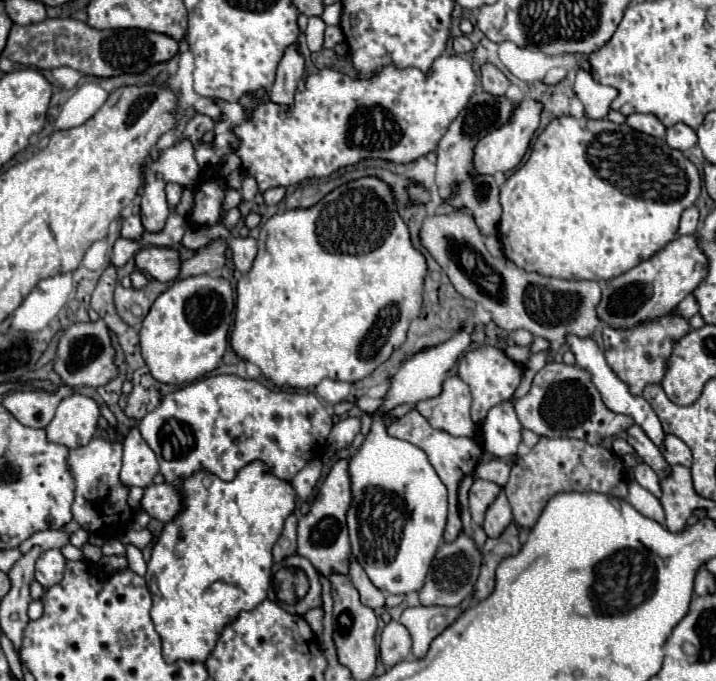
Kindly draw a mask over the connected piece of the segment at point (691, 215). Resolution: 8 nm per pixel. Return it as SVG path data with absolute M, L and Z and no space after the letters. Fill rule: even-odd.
M696 206L686 208L684 214L682 214L682 220L680 220L680 230L678 230L678 234L682 234L682 236L696 234L696 230L698 230L698 218L700 218L700 212L698 212Z

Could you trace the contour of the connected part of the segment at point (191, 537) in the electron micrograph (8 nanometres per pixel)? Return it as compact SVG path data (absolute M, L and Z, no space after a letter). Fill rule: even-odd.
M252 462L248 464L246 468L242 468L238 472L238 476L232 480L232 482L224 482L220 480L218 476L214 474L208 474L208 472L198 472L198 474L192 474L190 478L186 478L182 482L182 490L184 490L184 510L168 524L164 524L164 530L162 534L158 536L156 544L154 544L154 550L152 550L152 558L148 562L148 572L146 572L146 584L148 584L148 590L152 594L152 610L150 610L150 616L152 616L152 622L154 622L154 628L156 632L160 634L162 638L162 654L164 654L164 660L168 664L176 662L176 660L190 660L190 662L204 662L208 658L208 654L214 650L216 646L216 640L220 636L220 632L224 630L226 624L230 624L242 610L254 610L264 598L266 598L266 592L268 592L268 586L270 586L270 570L272 570L272 546L274 542L278 540L282 528L284 528L284 520L286 516L294 510L294 498L296 498L296 492L292 488L292 484L276 478L274 474L268 474L266 466L262 462Z

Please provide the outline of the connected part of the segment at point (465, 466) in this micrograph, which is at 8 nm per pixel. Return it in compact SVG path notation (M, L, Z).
M412 410L410 414L394 420L388 424L388 434L406 442L412 442L416 446L420 446L426 454L430 464L436 468L438 476L442 478L442 482L448 488L448 524L446 524L446 532L444 532L444 540L446 542L454 542L454 538L458 538L458 534L462 532L462 522L460 522L460 512L458 512L458 486L462 482L464 476L468 476L470 472L476 470L476 466L482 460L484 448L482 448L482 440L478 436L472 438L454 438L442 430L434 430L428 420L418 414L416 410Z

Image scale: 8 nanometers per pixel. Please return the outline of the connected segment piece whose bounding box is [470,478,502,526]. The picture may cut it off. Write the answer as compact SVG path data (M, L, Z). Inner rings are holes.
M474 480L472 488L470 488L470 512L472 512L472 520L476 526L482 526L484 522L484 514L488 510L488 506L494 502L494 498L498 498L500 494L500 486L494 486L494 482L486 482L486 480Z

